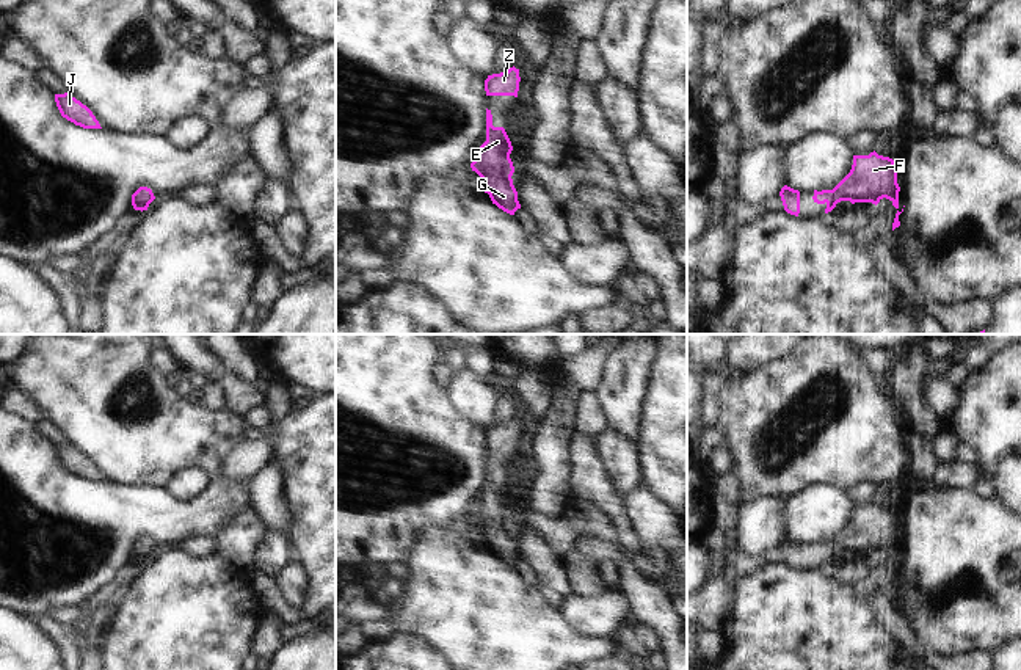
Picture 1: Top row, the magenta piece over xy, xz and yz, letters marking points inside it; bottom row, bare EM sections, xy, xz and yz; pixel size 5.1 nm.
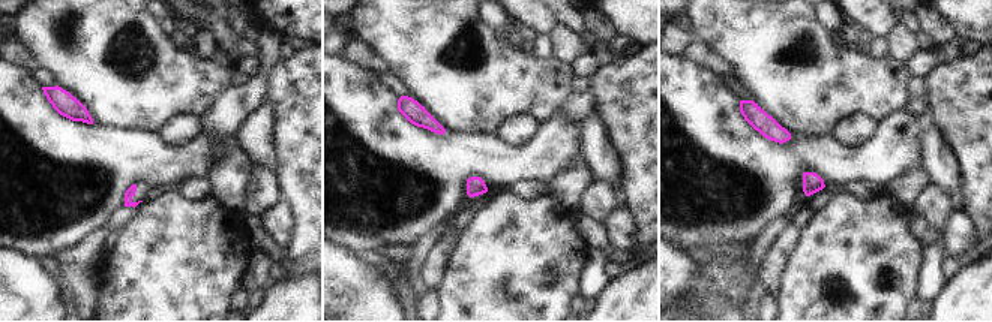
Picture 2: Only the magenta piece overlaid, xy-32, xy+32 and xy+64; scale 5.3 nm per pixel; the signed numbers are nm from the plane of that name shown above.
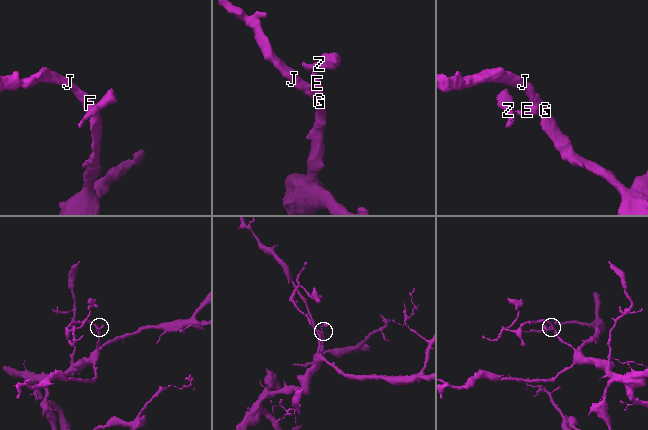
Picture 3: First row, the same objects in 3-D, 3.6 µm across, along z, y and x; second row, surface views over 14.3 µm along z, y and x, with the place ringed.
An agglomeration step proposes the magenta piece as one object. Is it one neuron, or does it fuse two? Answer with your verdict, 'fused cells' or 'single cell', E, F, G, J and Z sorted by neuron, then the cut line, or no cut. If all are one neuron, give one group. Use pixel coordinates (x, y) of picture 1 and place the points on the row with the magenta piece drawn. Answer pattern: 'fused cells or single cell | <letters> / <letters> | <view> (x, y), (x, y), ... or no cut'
single cell | E F G J Z | no cut

